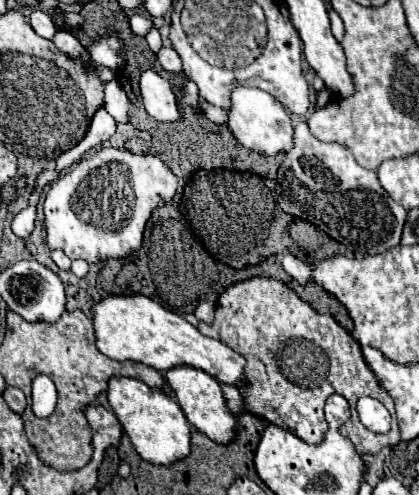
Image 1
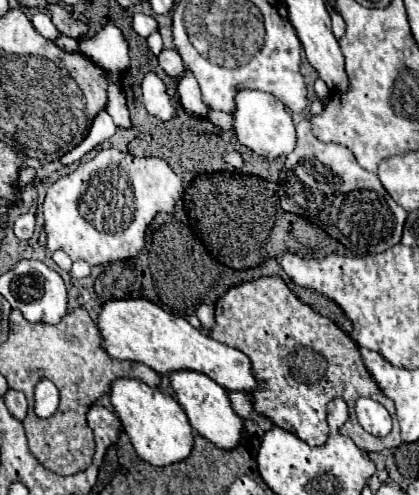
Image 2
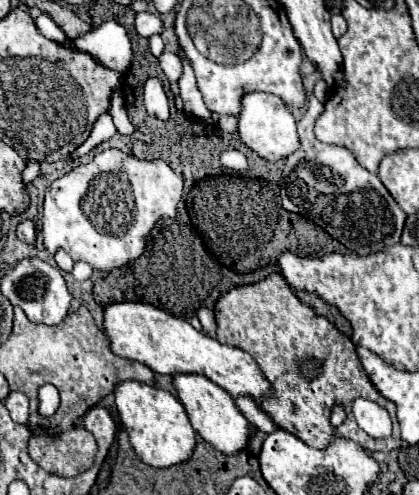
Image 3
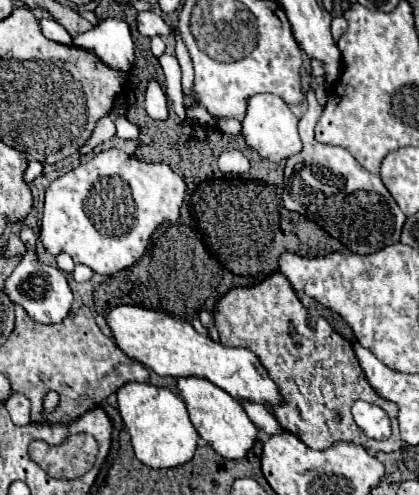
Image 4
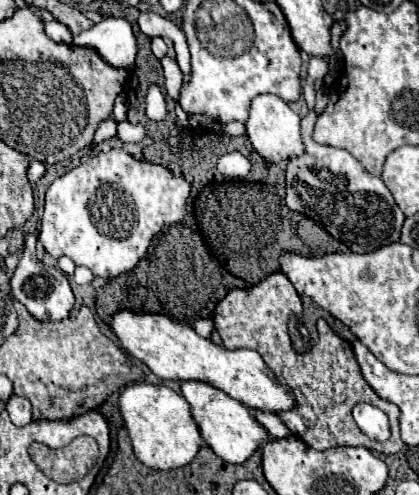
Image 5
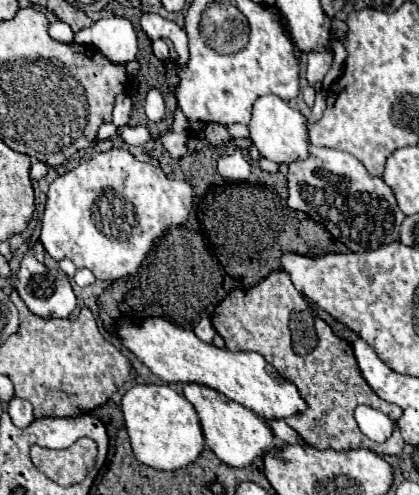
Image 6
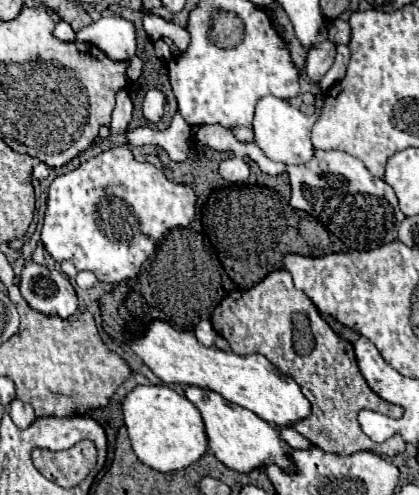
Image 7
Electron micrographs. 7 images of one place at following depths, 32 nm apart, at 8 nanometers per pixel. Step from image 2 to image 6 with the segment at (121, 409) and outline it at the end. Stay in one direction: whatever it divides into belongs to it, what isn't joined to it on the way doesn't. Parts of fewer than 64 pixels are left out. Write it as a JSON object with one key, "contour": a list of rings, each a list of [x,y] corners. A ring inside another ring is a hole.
{"contour":[[[136,384],[122,396],[122,414],[136,458],[156,470],[178,470],[188,466],[204,450],[204,436],[192,404],[170,386]]]}

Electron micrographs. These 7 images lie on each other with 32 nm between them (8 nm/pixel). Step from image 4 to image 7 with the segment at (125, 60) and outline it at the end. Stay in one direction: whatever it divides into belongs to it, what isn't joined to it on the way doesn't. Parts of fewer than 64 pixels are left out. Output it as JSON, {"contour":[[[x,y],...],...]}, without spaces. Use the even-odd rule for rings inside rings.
{"contour":[[[102,16],[88,28],[76,32],[76,42],[98,46],[110,60],[126,62],[136,54],[134,24],[118,16]]]}

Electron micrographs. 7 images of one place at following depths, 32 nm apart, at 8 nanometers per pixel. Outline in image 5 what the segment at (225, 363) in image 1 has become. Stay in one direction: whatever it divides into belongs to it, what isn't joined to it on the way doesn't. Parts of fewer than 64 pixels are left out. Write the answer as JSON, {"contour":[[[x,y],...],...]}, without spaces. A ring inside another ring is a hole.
{"contour":[[[130,308],[116,310],[110,318],[110,328],[120,340],[120,348],[124,348],[136,360],[144,362],[158,378],[180,382],[202,380],[220,388],[244,406],[260,408],[266,412],[288,410],[294,404],[292,392],[274,380],[270,368],[264,364],[258,352],[244,348],[228,350],[226,346],[218,346],[212,340],[198,336],[190,324],[176,322],[164,314],[136,312]]]}

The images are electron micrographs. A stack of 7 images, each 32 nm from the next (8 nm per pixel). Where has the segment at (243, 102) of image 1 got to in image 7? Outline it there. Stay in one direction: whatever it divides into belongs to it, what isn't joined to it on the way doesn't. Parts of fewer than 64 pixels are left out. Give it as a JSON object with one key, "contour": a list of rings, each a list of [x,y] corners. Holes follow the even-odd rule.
{"contour":[[[264,96],[258,100],[254,110],[254,144],[274,162],[282,164],[302,164],[304,160],[312,158],[312,142],[310,142],[310,128],[320,116],[324,104],[324,96],[316,99],[316,108],[312,116],[304,116],[298,108],[292,108],[286,100],[280,100],[276,96]]]}

